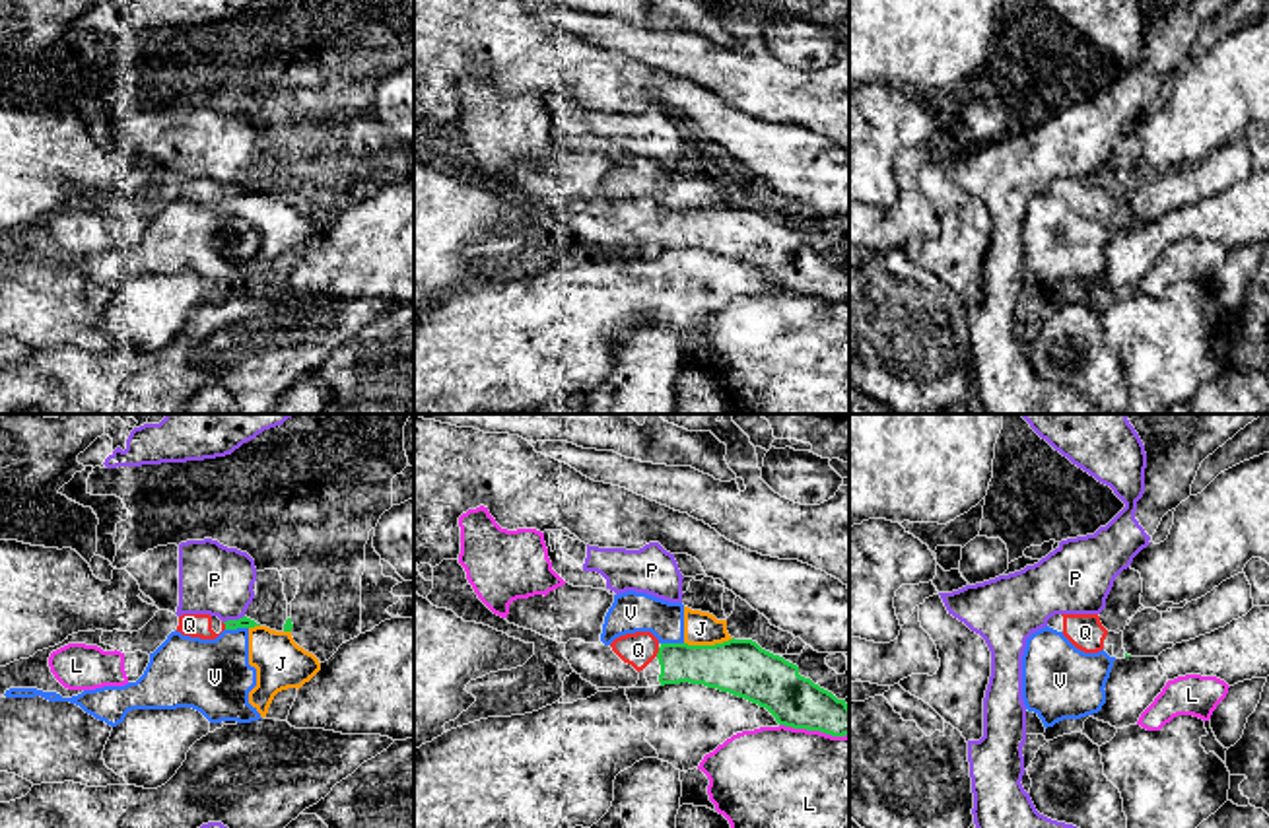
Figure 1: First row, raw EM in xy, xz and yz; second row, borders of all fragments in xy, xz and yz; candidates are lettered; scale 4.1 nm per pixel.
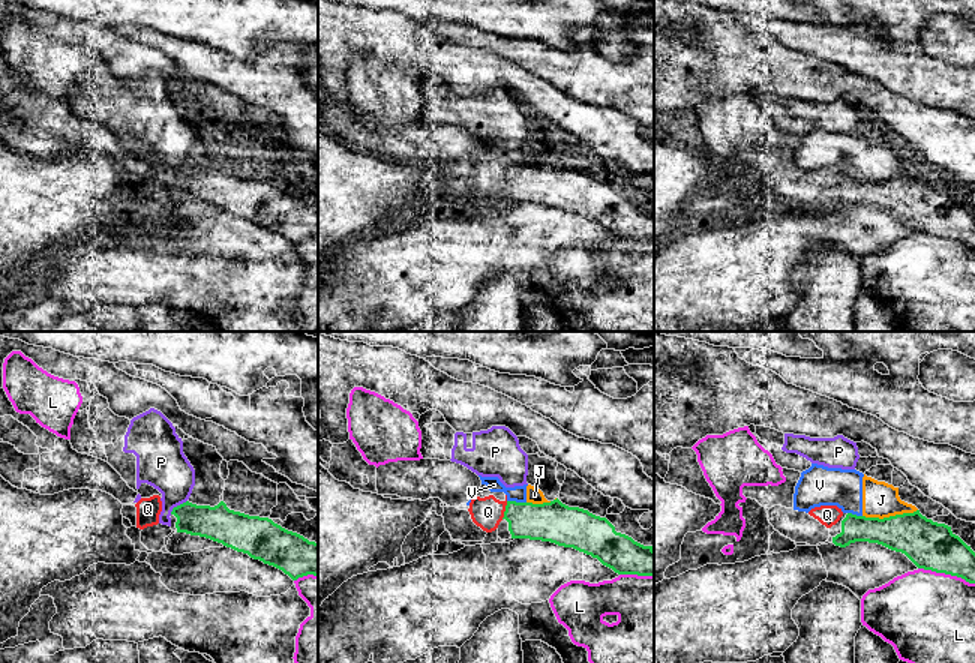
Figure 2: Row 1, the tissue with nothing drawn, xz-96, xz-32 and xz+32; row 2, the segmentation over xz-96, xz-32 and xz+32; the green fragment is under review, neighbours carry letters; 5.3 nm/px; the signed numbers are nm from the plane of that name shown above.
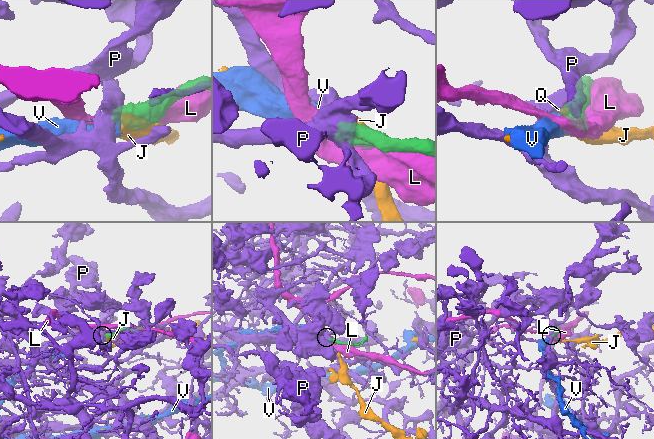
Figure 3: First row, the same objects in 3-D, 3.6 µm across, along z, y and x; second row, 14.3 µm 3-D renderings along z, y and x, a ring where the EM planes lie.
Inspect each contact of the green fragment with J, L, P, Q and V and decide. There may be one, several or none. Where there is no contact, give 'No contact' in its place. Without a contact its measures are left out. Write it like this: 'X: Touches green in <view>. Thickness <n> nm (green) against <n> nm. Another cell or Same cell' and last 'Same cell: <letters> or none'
J: Touches green in xz. Thickness 240 nm (green) against 140 nm. Another cell
L: Touches green in xz. Thickness 220 nm (green) against 480 nm. Another cell
P: Touches green in xy. Thickness 50 nm (green) against 300 nm. Another cell
Q: Touches green in xz. Thickness 180 nm (green) against 140 nm. Same cell
V: Touches green in xy. Thickness 50 nm (green) against 300 nm. Another cell
Same cell: Q

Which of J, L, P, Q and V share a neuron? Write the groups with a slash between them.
J V / L / P / Q

